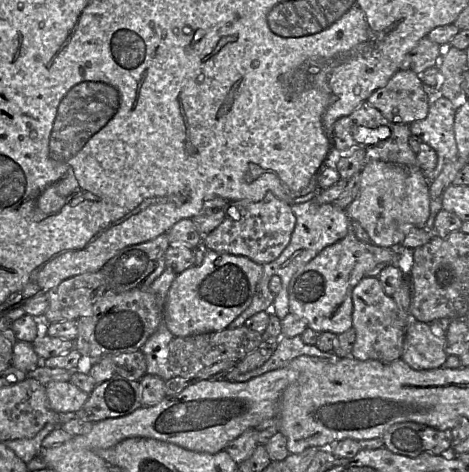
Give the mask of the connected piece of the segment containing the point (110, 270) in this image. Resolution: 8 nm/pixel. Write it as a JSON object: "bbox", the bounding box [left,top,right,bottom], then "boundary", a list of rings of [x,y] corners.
{"bbox":[102,233,170,293],"boundary":[[[167,233],[160,234],[153,240],[128,246],[120,250],[102,267],[107,290],[116,293],[126,292],[135,288],[150,289],[151,284],[166,268],[165,254],[170,246]]]}

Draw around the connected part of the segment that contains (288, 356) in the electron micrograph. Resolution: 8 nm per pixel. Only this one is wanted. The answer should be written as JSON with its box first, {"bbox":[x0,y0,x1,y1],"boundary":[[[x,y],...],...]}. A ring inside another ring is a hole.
{"bbox":[233,335,343,382],"boundary":[[[300,335],[294,337],[281,336],[274,353],[264,364],[238,375],[233,381],[245,382],[266,372],[288,367],[293,359],[301,355],[320,357],[328,360],[343,359],[337,357],[334,352],[323,352],[316,345],[305,344]]]}

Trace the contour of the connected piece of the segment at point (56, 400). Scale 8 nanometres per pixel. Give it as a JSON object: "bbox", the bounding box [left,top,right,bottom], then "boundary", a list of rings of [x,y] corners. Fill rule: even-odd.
{"bbox":[46,381,89,413],"boundary":[[[52,381],[46,387],[49,406],[57,413],[76,412],[87,401],[89,394],[70,381]]]}

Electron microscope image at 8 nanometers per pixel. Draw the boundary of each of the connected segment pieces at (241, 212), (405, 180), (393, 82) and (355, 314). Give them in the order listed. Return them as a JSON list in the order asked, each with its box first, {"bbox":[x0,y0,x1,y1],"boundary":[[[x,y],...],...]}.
[{"bbox":[203,192,296,264],"boundary":[[[267,192],[262,200],[231,201],[222,223],[203,236],[203,243],[210,250],[248,257],[258,264],[272,262],[289,244],[296,217],[291,205]]]},{"bbox":[346,160,430,247],"boundary":[[[368,160],[360,172],[360,188],[356,198],[347,207],[346,214],[350,220],[358,221],[367,232],[371,242],[379,247],[401,245],[405,235],[399,231],[400,224],[412,224],[417,228],[424,228],[429,214],[430,201],[429,184],[423,171],[399,164],[381,160]]]},{"bbox":[367,70,429,124],"boundary":[[[399,70],[388,83],[375,90],[367,99],[391,123],[411,124],[426,118],[429,94],[419,76],[409,70]]]},{"bbox":[351,276,408,362],"boundary":[[[365,276],[352,291],[352,328],[355,342],[351,357],[360,361],[393,362],[401,358],[408,324],[399,317],[393,297],[387,296],[377,277]]]}]

